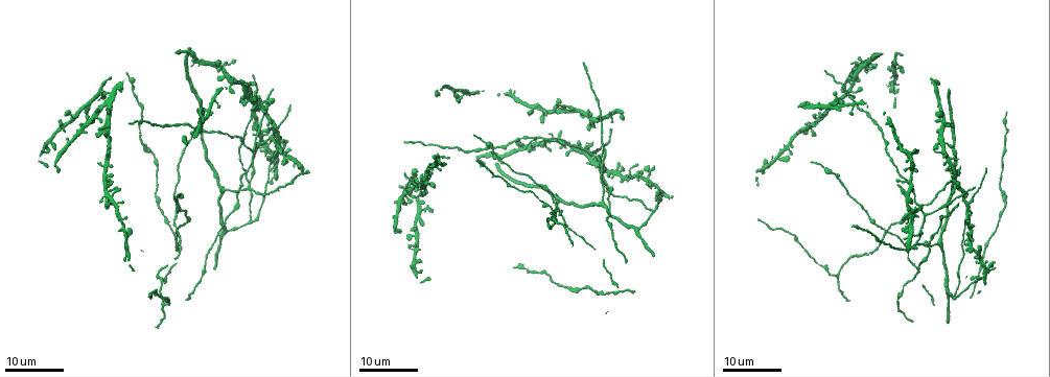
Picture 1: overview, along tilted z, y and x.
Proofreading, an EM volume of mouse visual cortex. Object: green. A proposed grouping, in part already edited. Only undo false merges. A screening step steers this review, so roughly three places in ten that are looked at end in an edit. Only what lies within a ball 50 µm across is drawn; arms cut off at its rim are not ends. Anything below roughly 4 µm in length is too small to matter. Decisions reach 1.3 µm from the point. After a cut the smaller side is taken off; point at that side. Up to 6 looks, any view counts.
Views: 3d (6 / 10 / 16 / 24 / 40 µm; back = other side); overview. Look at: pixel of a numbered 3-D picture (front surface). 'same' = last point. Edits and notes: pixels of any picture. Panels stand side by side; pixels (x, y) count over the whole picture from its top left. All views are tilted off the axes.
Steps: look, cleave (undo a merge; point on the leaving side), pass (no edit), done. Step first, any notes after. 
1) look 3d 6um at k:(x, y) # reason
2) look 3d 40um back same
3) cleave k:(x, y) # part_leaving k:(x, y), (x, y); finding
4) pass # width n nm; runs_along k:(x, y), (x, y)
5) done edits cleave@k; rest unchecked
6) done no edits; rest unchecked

look 3d 16um at 1:(554, 218) # branch point

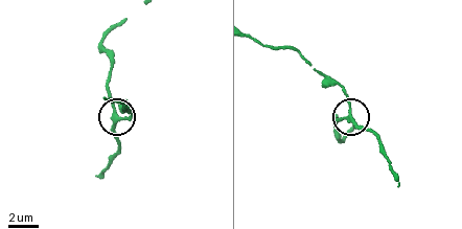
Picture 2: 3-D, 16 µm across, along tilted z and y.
look 3d 10um at 2:(116, 121) # closer look

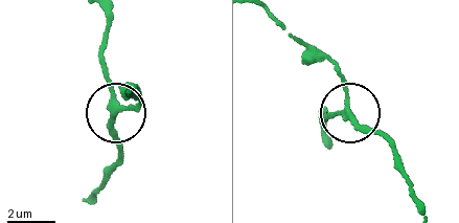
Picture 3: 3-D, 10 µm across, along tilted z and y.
pass # width 220 nm; runs_along 3:(107, 14), (102, 38), (115, 99), (117, 166); all the same cell

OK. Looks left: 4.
look 3d 16um at 1:(793, 237) # sudden change in width

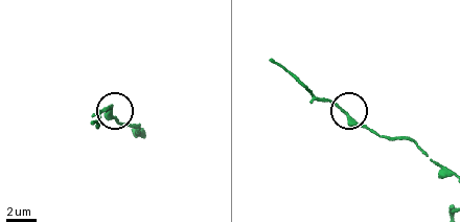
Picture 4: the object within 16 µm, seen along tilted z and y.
look 3d 10um at 4:(348, 115) # zoom in

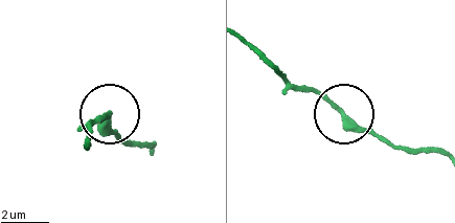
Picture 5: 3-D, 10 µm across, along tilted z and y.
pass # runs_along 5:(441, 153), (406, 149), (287, 80); continuous, no second cell

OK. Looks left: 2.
look 3d 24um at 1:(175, 228) # three arms meet

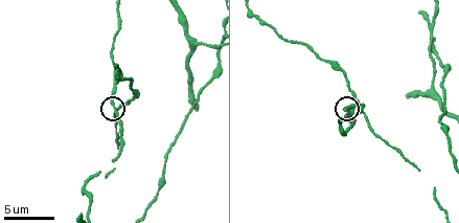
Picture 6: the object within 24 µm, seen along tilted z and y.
look 3d 10um at 6:(348, 106)

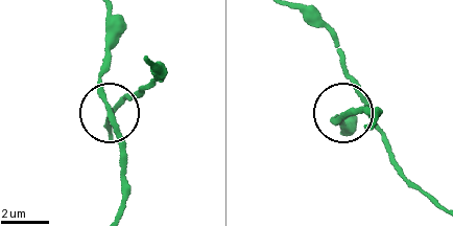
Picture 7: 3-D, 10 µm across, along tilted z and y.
pass # side_arm 36 um; arms 3; all the same cell

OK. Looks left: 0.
done no edits; rest unchecked

